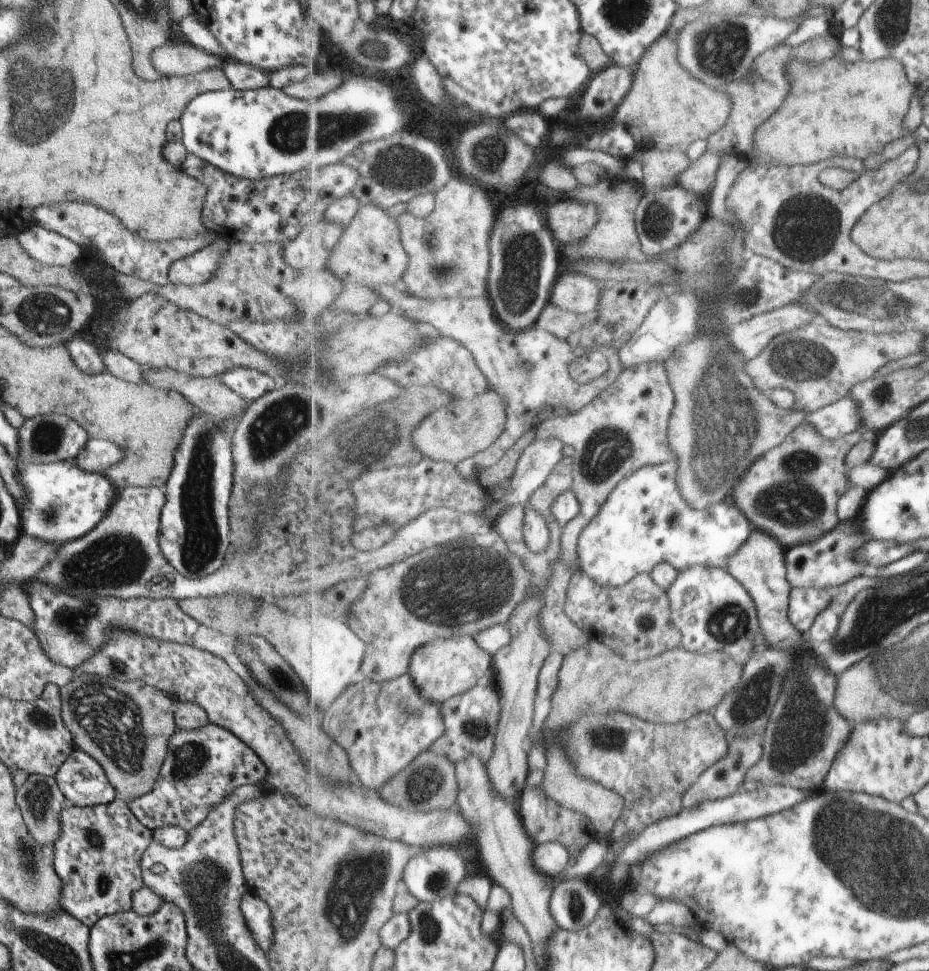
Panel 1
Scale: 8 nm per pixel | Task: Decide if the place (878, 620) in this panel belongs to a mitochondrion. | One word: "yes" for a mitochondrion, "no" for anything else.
yes

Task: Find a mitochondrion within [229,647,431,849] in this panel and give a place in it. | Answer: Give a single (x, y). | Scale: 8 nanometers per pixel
(281, 677)

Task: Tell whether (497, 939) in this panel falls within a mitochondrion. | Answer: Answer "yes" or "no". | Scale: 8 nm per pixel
no

